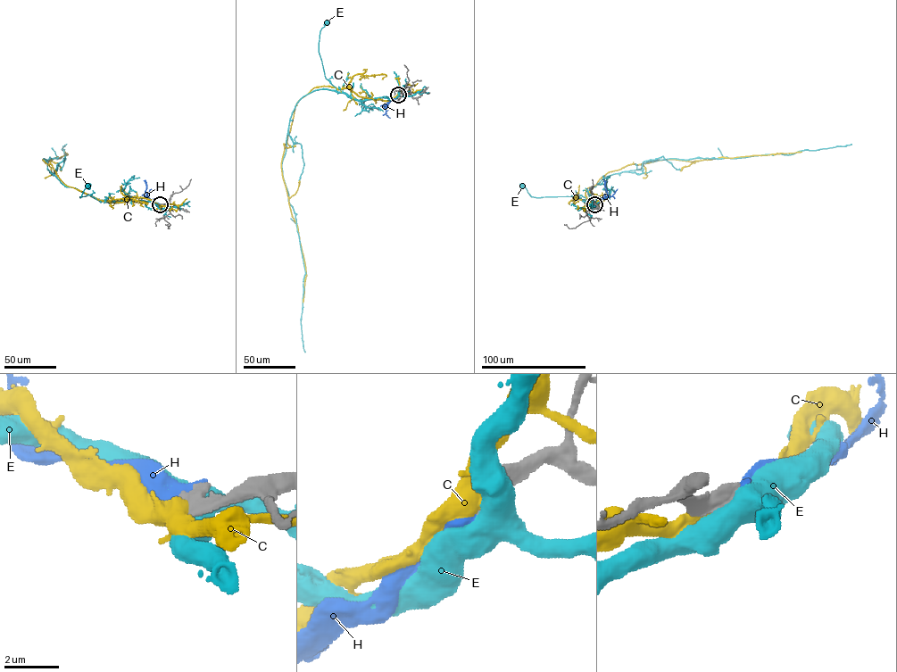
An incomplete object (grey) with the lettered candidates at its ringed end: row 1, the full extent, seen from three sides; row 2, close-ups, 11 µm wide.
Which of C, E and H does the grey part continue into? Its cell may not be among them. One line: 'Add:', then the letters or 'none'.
Add: H

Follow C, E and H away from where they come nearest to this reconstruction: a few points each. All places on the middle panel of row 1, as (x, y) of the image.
C: (398, 95), (383, 101), (359, 96), (346, 88), (315, 87), (294, 106), (281, 174), (305, 267), (303, 302)
E: (399, 95), (394, 98), (359, 101), (336, 90), (325, 76), (319, 52), (319, 32), (327, 22)
H: (398, 95), (386, 108), (382, 105)

